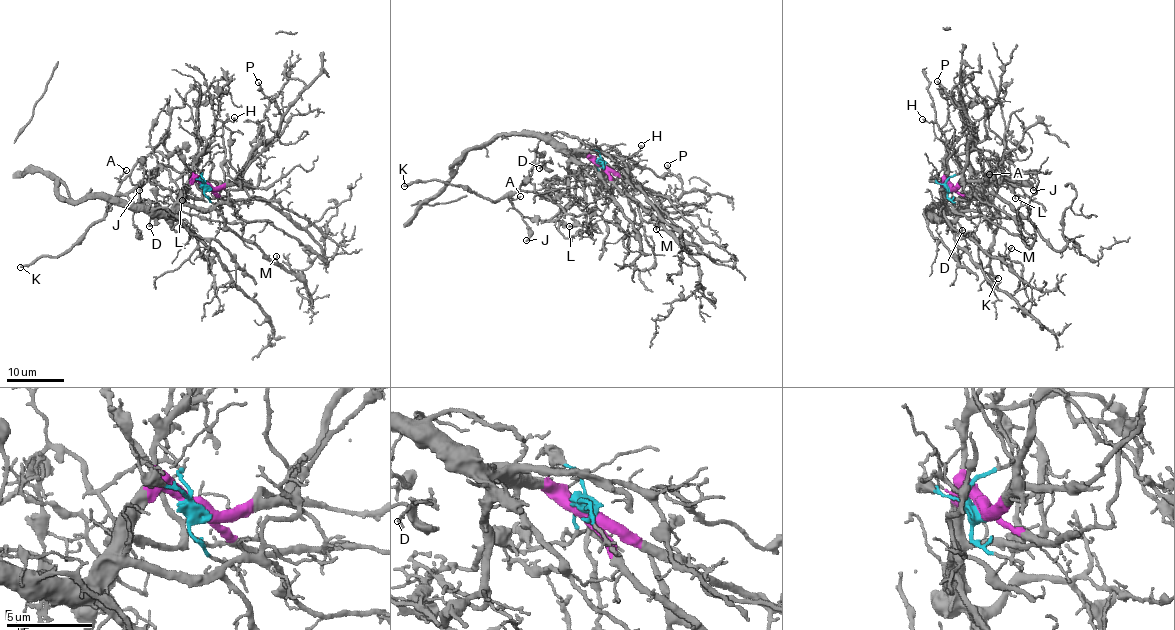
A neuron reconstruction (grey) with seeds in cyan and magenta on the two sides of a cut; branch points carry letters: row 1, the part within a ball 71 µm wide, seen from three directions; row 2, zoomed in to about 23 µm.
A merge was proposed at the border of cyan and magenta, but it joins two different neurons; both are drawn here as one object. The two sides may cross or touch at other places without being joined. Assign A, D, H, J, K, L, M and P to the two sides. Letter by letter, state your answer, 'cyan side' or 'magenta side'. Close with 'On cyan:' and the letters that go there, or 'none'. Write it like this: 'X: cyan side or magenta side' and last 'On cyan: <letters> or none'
A: cyan side
D: cyan side
H: magenta side
J: cyan side
K: cyan side
L: cyan side
M: magenta side
P: magenta side
On cyan: A, D, J, K, L

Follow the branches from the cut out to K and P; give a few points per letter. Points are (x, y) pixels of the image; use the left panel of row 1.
K: (206, 187), (199, 171), (173, 180), (159, 166), (119, 195), (74, 244), (56, 256), (20, 267)
P: (206, 187), (223, 187), (233, 181), (245, 166), (247, 157), (275, 135), (281, 114), (258, 83)

